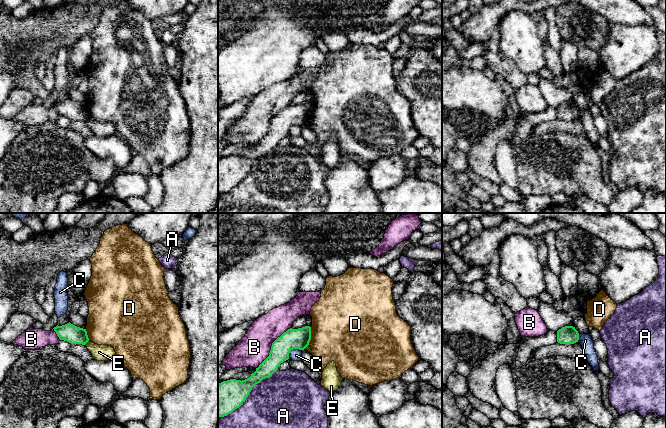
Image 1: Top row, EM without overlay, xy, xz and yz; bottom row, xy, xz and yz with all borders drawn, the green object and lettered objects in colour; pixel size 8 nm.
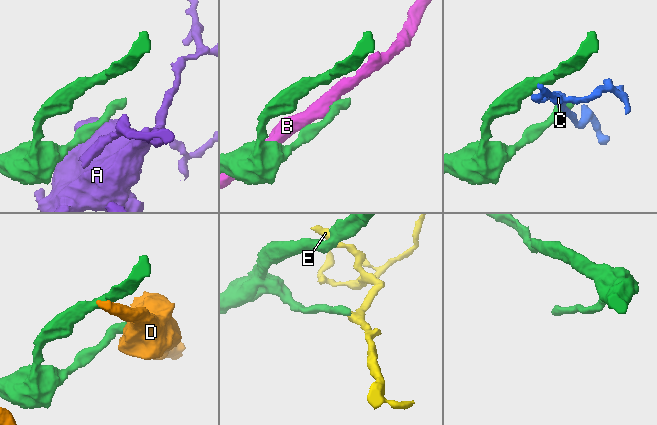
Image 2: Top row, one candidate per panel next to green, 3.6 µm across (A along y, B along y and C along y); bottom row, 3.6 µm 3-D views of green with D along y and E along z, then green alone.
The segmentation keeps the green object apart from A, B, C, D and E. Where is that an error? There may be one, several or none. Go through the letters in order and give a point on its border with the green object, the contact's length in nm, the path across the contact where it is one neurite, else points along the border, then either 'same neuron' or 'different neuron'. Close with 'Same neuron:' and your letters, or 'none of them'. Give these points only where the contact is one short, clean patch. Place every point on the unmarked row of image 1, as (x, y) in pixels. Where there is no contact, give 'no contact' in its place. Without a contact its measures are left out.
A: meets green in xz at (248, 170); contact 600 nm long; different neuron
B: meets green in xz at (271, 123); contact 440 nm long; border along xz (290, 103), (272, 119), (269, 131), (256, 144); different neuron
C: meets green in xz at (292, 125); contact 130 nm long; different neuron
D: meets green in xz at (310, 112); contact 150 nm long; border along xz (311, 103), (311, 115), (308, 120); different neuron
E: meets green in xy at (86, 118); contact 50 nm long; border along xy (88, 116), (84, 120); different neuron
Same neuron: none of them

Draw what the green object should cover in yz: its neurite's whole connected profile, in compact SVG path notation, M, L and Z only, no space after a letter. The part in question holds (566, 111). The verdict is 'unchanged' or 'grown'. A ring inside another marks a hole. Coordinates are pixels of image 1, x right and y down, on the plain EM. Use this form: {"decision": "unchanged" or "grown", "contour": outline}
{"decision": "unchanged", "contour": "M565 102L557 107L557 118L560 120L574 120L579 116L579 109L573 102Z"}

